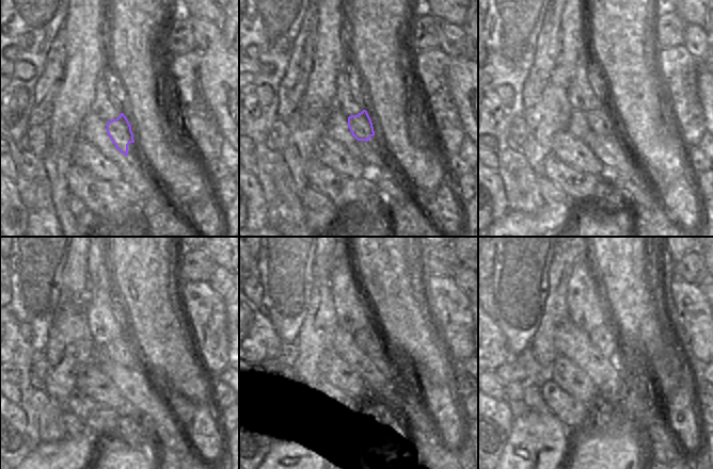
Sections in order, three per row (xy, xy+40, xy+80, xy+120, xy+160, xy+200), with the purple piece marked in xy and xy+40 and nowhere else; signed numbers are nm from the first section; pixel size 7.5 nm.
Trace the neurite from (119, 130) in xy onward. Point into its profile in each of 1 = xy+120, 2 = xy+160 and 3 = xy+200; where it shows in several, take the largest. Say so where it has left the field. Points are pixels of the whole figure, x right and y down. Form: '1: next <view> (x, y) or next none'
1: next xy+120 (123, 351)
2: next xy+160 (366, 339)
3: next xy+200 (603, 337)

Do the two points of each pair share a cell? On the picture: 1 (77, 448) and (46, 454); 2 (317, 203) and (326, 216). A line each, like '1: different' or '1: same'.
1: same
2: different

